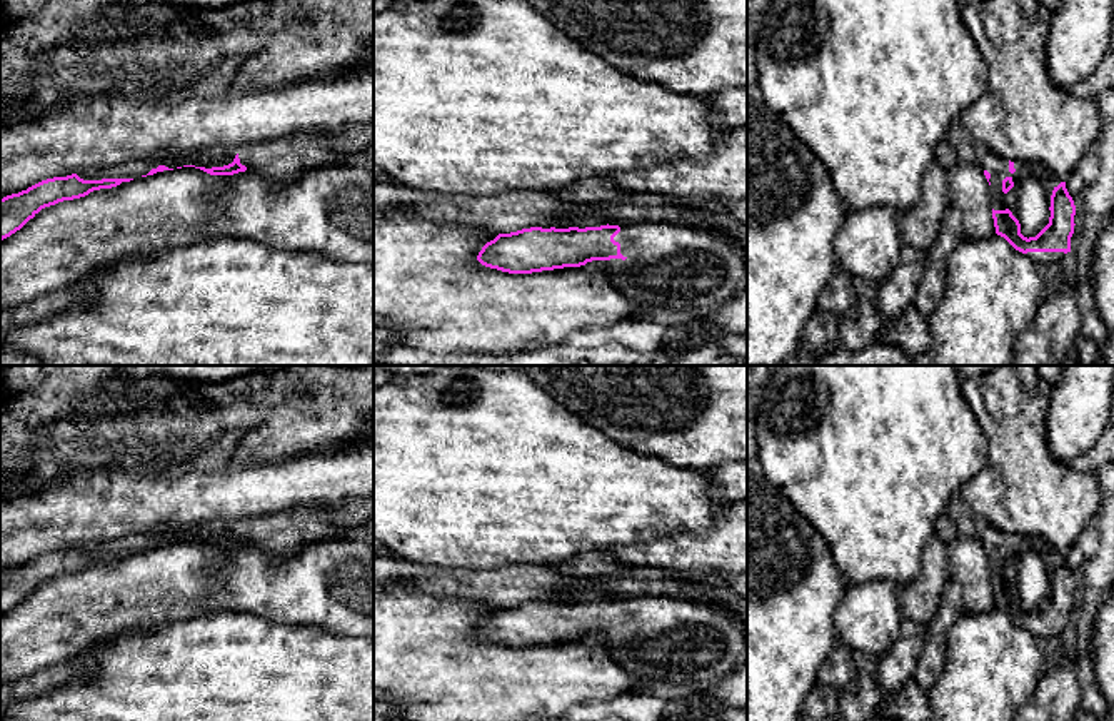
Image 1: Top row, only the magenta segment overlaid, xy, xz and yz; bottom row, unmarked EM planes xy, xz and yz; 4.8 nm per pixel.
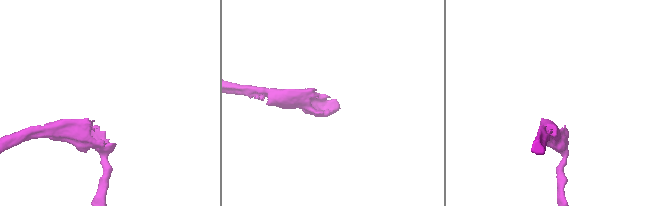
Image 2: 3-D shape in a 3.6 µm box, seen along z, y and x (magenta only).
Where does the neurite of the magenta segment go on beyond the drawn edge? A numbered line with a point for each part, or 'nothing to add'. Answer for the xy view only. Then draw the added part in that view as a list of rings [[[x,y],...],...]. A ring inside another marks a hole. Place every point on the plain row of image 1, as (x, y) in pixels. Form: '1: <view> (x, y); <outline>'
1: xy (277, 534); [[[327,504],[294,507],[280,514],[238,522],[240,537],[268,556],[292,556],[300,547],[345,537],[354,524],[327,514]]]

